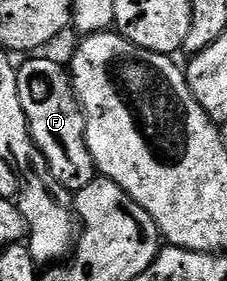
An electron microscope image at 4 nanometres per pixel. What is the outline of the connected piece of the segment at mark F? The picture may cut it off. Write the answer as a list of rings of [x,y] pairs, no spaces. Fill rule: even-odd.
[[[27,58],[24,64],[20,63],[17,68],[17,94],[21,94],[21,106],[25,110],[25,118],[29,122],[29,130],[31,131],[31,137],[33,142],[38,146],[45,154],[47,159],[47,165],[49,170],[53,174],[53,178],[57,178],[57,182],[61,182],[61,186],[65,186],[71,193],[77,193],[85,186],[89,186],[89,182],[93,182],[97,178],[97,169],[95,167],[95,159],[93,154],[89,150],[87,145],[87,119],[83,117],[83,108],[79,104],[79,98],[75,95],[75,87],[71,84],[71,73],[66,67],[63,68],[55,60],[31,60],[35,58]]]

